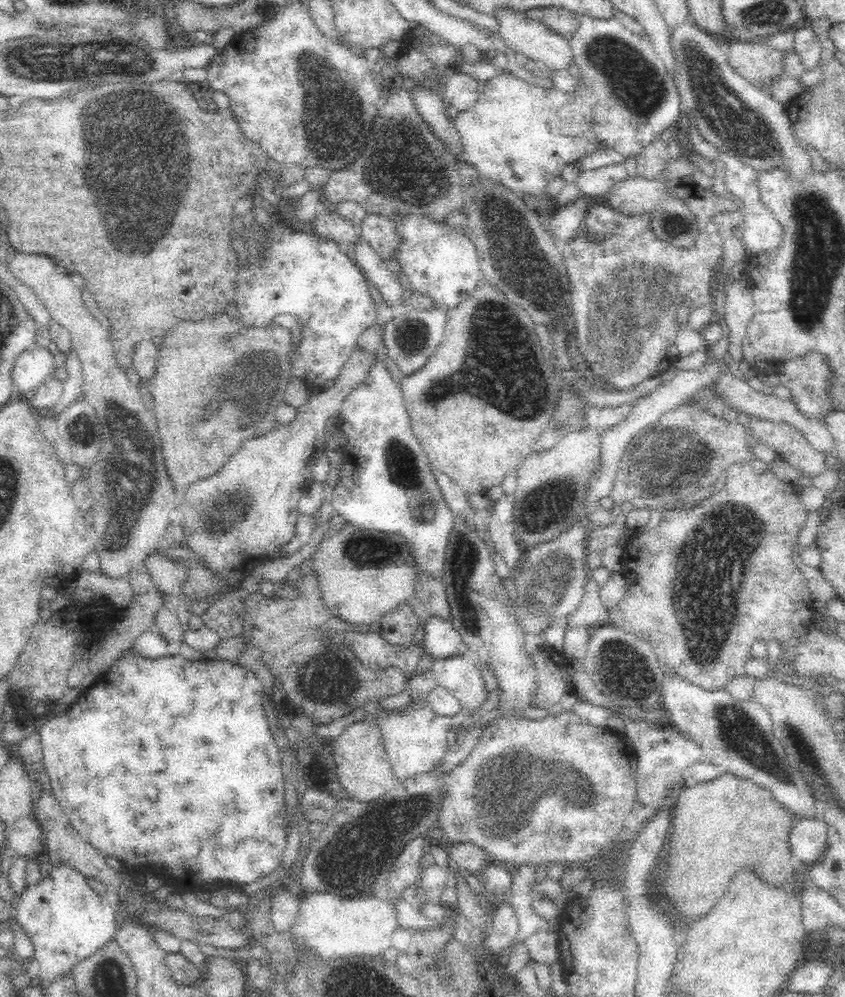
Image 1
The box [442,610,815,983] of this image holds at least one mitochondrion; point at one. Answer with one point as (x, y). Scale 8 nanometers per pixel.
(500, 811)

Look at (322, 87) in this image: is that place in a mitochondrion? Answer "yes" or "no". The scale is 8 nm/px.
yes

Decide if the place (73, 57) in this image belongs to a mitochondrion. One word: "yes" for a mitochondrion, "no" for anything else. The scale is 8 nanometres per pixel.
yes

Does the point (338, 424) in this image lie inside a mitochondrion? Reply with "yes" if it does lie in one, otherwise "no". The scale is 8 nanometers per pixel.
no

